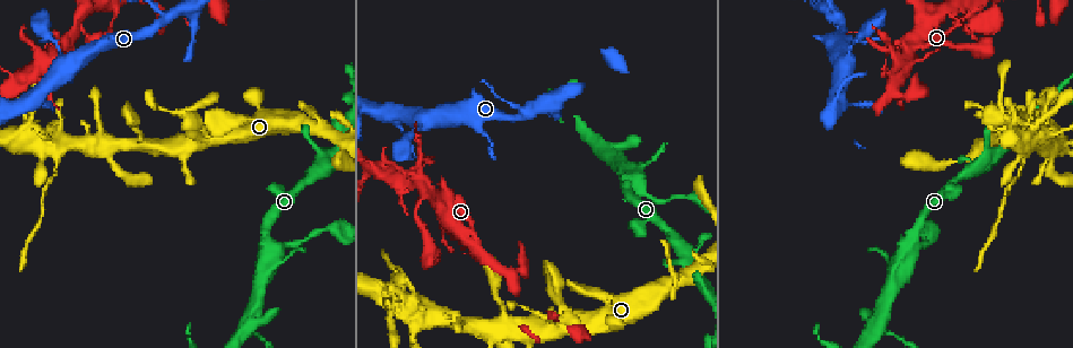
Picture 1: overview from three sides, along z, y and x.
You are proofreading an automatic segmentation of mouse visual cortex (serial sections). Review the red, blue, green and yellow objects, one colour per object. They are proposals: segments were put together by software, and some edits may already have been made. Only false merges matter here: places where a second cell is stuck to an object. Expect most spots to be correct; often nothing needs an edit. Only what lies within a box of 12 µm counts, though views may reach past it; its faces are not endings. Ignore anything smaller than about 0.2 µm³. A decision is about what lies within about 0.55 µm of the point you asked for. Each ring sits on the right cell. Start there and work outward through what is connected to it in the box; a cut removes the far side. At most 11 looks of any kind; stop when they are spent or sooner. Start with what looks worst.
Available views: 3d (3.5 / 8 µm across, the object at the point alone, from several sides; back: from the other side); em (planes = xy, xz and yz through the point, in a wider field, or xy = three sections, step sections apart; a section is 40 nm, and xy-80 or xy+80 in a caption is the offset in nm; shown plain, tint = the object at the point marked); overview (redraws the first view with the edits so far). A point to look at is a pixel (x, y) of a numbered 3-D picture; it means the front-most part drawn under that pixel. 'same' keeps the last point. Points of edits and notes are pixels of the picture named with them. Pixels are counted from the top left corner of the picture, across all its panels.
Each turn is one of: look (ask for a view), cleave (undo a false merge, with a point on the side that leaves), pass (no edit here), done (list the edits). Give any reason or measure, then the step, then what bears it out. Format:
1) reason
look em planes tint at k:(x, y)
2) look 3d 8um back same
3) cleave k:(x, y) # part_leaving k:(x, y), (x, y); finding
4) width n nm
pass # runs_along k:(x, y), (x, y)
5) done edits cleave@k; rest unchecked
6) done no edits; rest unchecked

arms part here
look 3d 8um at 1:(840, 17)

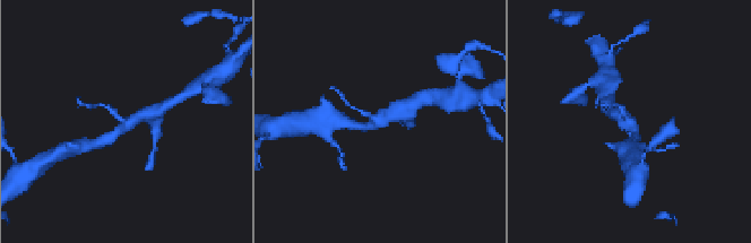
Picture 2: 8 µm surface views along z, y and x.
look 3d 3.5um back at 2:(379, 120)

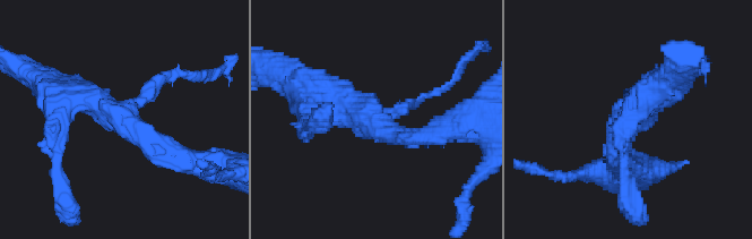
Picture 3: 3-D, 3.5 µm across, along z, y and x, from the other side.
arm_widths 150, 250, 400 nm
pass # all the same cell

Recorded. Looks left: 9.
branch point
look 3d 3.5um at 1:(265, 243)

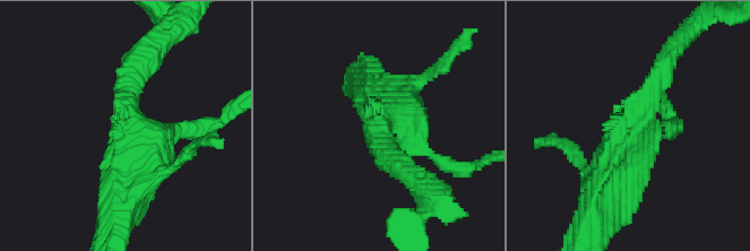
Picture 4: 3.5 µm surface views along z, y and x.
look em xy step 2 tint at 4:(130, 129)

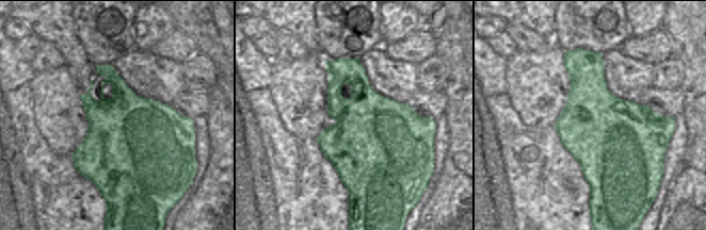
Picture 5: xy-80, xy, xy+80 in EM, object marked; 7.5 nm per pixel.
pass # runs_along 4:(657, 79), (597, 204); all the same cell

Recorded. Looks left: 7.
three-way junction
look 3d 3.5um at 1:(249, 328)

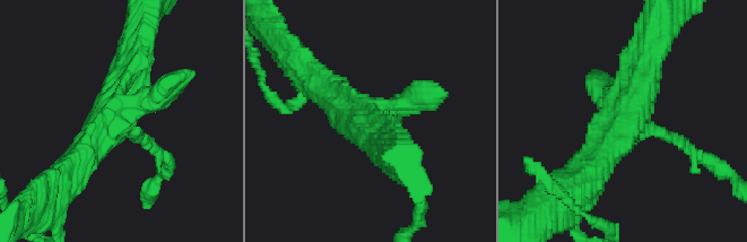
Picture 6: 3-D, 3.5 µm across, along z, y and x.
need the tissue
look em xy step 3 tint at 6:(633, 115)

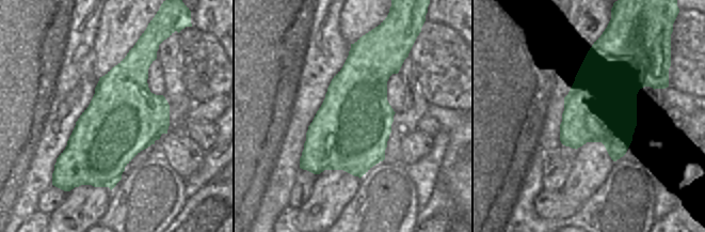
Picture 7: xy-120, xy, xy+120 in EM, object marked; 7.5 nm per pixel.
pass # runs_along 6:(136, 49), (74, 166); continuous, no second cell

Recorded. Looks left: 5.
small branch off a trunk
look em xy step 5 tint at 1:(505, 333)

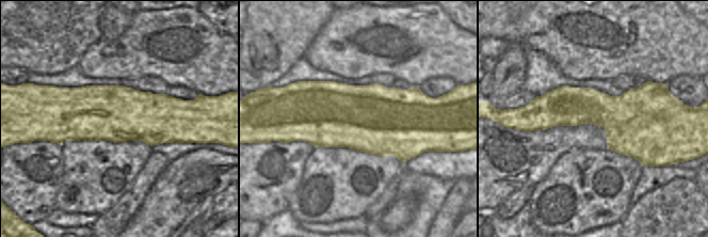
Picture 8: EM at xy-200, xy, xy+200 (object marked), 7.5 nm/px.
wider look
look 3d 3.5um same

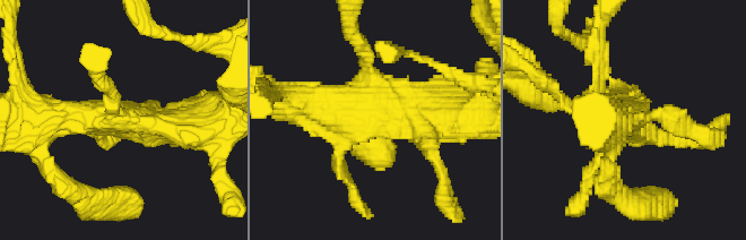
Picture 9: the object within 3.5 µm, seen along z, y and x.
arms 4; arm_widths 200, 200, 450, 500 nm
pass # runs_along 9:(448, 120), (350, 118), (298, 103); continuous, no second cell

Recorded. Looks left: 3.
done no edits; rest unchecked

